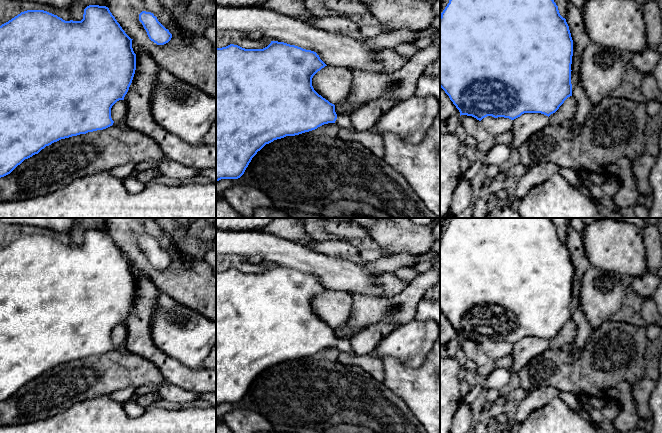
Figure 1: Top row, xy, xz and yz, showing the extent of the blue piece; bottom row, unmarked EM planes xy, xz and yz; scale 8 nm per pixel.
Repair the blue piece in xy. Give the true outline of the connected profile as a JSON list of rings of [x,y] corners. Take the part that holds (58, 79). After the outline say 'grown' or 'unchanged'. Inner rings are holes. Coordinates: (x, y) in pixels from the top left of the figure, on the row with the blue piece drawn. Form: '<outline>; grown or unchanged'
[[[89,5],[84,9],[81,21],[65,21],[44,10],[27,10],[21,12],[0,26],[0,178],[10,174],[25,159],[38,154],[46,146],[61,139],[103,130],[110,126],[126,129],[124,121],[114,122],[111,108],[119,100],[124,100],[132,83],[136,70],[136,54],[132,48],[132,40],[122,29],[106,6]]]; grown

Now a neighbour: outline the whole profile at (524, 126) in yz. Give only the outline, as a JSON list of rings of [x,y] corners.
[[[524,113],[512,120],[514,135],[512,148],[518,150],[521,145],[535,132],[550,124],[549,117],[541,113]]]

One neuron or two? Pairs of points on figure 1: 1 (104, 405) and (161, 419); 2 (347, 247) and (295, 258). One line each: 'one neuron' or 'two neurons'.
1: one neuron
2: two neurons

